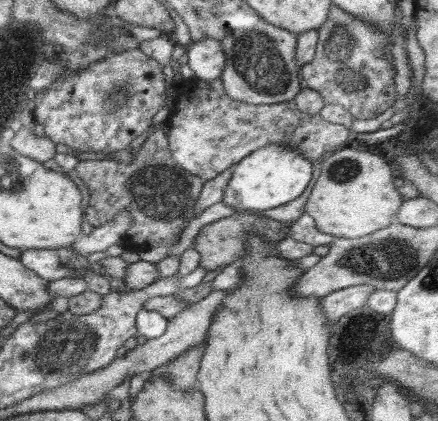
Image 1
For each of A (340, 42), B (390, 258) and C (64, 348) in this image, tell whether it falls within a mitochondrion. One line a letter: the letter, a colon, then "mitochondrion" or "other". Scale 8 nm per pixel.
A: mitochondrion
B: mitochondrion
C: mitochondrion

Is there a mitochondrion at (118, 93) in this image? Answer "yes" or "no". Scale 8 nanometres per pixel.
yes

